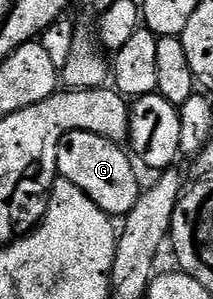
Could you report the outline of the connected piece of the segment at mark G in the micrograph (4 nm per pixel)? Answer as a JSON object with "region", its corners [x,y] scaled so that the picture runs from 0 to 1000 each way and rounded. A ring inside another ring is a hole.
{"region":[[[333,438],[305,445],[277,478],[268,535],[268,592],[315,612],[352,612],[352,625],[446,679],[446,692],[535,732],[582,732],[671,642],[671,615],[643,595],[648,555],[629,528],[568,495],[554,475],[502,465],[479,445]]]}

